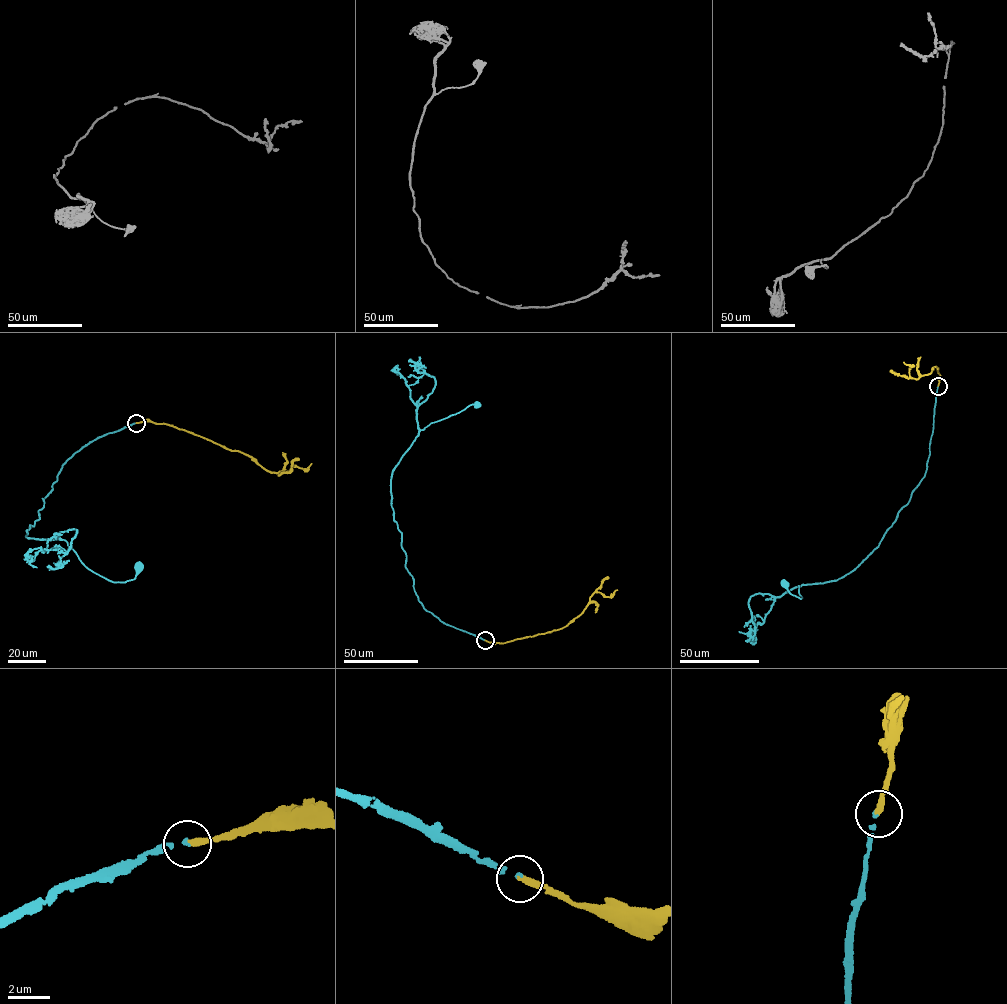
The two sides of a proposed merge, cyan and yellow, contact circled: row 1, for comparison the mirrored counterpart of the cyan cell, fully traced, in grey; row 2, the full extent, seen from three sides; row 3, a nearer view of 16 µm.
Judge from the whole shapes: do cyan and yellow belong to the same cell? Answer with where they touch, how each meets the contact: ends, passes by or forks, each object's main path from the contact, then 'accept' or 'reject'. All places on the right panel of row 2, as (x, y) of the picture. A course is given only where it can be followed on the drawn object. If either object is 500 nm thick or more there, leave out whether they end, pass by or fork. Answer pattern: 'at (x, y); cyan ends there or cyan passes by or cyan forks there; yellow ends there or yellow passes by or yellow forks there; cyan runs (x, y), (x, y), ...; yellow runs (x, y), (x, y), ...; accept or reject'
at (938, 386); cyan ends there; yellow ends there; cyan runs (938, 386), (925, 476), (879, 544), (859, 565), (838, 579), (798, 585), (800, 598), (790, 593), (783, 583); yellow runs (938, 385), (940, 376), (936, 366), (930, 373), (917, 379), (909, 375), (912, 365), (904, 362); accept

